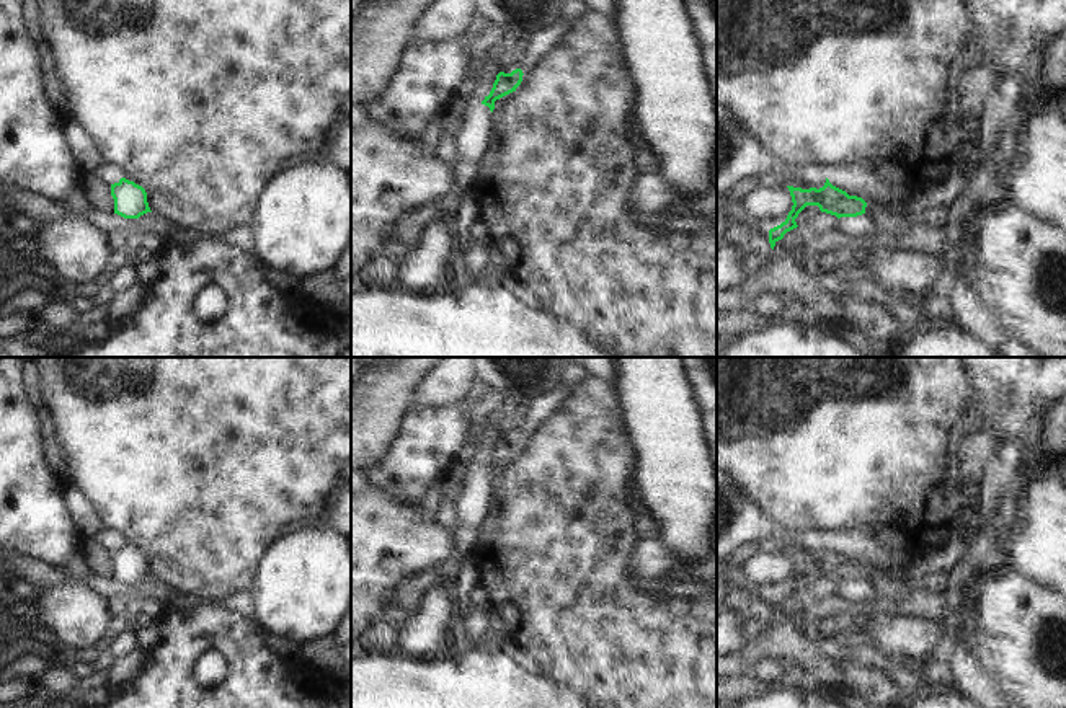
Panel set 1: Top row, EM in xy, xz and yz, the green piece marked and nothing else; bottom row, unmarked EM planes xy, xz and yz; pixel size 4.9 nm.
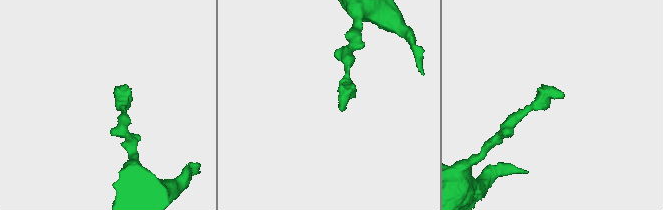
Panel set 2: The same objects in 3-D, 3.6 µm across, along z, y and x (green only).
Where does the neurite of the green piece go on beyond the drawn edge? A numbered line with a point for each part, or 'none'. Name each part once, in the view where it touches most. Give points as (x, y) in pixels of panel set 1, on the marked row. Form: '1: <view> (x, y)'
none

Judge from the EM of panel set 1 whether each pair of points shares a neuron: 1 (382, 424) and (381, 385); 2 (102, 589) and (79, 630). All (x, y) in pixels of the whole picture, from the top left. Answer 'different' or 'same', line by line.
1: same
2: different

